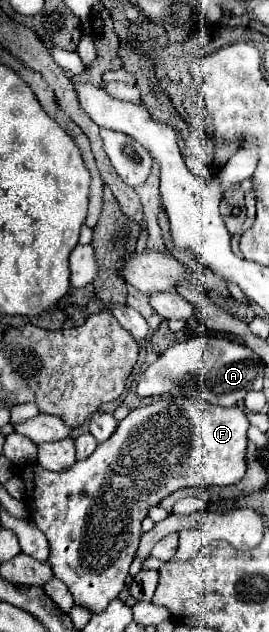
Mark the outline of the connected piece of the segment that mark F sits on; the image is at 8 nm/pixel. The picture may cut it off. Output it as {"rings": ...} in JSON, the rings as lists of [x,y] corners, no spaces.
{"rings":[[[163,397],[157,403],[145,405],[145,407],[137,407],[133,409],[117,427],[117,431],[109,437],[109,441],[99,443],[95,453],[89,455],[87,459],[77,461],[71,469],[55,473],[49,469],[43,469],[39,463],[27,463],[19,469],[19,477],[25,483],[25,497],[27,497],[27,505],[31,511],[31,519],[33,523],[45,533],[49,545],[51,545],[51,555],[49,555],[49,563],[53,567],[53,573],[57,579],[61,579],[77,605],[83,605],[87,609],[91,609],[93,613],[99,613],[101,609],[105,609],[105,605],[109,605],[109,601],[113,597],[117,597],[123,591],[123,581],[129,575],[129,565],[135,557],[135,551],[139,547],[139,539],[141,539],[141,521],[147,517],[147,511],[155,505],[161,503],[163,497],[171,495],[173,491],[179,491],[183,487],[225,487],[225,485],[235,485],[245,477],[247,471],[247,463],[245,463],[245,451],[247,451],[247,429],[249,429],[249,419],[245,415],[245,411],[237,405],[233,407],[219,407],[219,405],[211,405],[211,403],[193,403],[187,397]]]}

